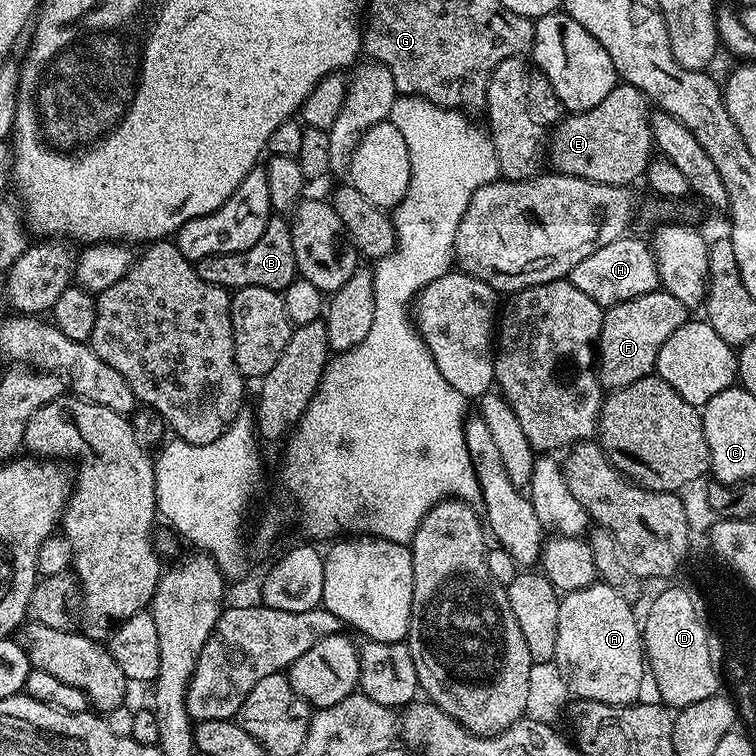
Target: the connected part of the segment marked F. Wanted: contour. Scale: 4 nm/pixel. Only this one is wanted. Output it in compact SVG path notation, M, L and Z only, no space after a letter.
M657 290L613 304L604 313L604 325L598 341L598 375L605 389L615 390L638 382L638 378L653 375L656 370L658 350L662 342L690 318L690 309L682 306L674 294Z

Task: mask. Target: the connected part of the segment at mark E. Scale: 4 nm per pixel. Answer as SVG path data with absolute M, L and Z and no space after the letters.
M618 82L614 86L614 90L610 90L610 94L606 94L606 98L602 98L602 102L598 102L598 106L594 106L590 110L585 112L574 112L565 115L565 120L557 126L556 129L551 129L550 139L546 144L546 160L555 171L566 174L567 176L577 176L578 178L586 178L590 182L602 182L603 184L609 184L610 186L618 186L619 184L625 186L635 185L635 180L645 175L648 170L648 161L653 159L654 156L654 145L652 142L652 122L650 119L650 101L647 96L644 96L639 92L634 86L625 84L623 82Z

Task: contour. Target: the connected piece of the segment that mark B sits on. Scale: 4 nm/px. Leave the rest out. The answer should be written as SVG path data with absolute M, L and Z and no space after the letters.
M273 214L266 222L266 230L262 230L262 238L258 238L258 242L250 246L250 250L214 254L195 261L195 265L198 278L202 278L202 282L210 282L219 288L235 290L246 286L266 286L266 290L283 293L290 282L298 279L291 223L283 215Z

